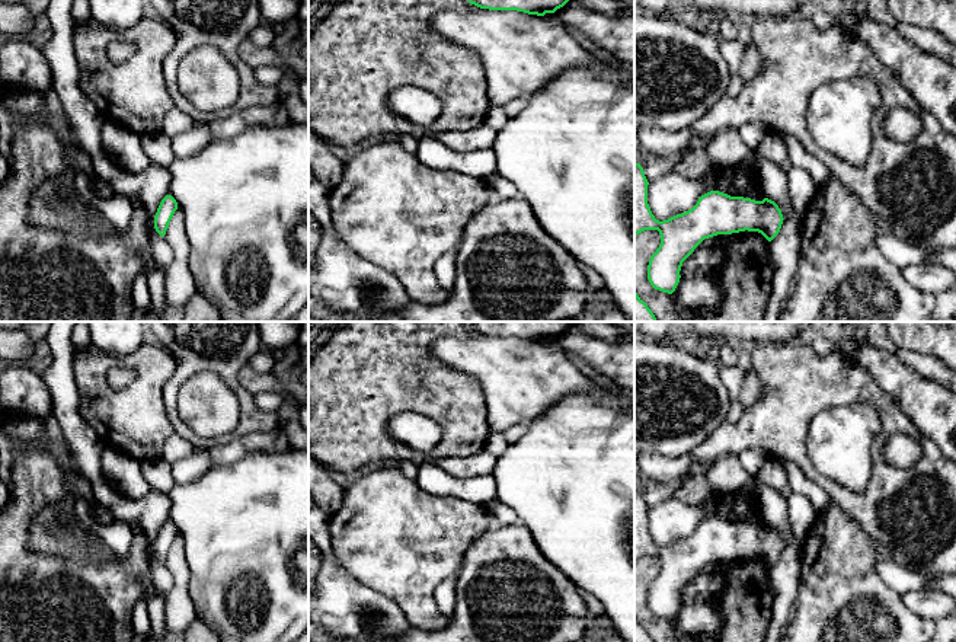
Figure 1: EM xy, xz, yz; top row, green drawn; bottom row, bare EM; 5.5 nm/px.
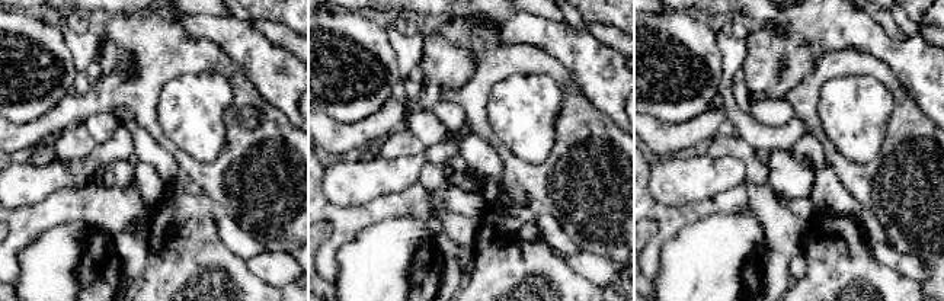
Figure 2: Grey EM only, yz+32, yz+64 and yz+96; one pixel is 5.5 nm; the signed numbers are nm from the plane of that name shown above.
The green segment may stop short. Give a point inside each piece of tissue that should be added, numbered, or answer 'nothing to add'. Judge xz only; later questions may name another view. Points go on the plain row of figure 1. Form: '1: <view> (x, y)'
nothing to add

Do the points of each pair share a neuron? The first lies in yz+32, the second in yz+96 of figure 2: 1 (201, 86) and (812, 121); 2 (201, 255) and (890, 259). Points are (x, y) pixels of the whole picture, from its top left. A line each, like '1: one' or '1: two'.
1: two
2: two

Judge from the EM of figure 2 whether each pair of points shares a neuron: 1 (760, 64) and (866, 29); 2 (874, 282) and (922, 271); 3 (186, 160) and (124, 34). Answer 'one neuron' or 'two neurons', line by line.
1: one neuron
2: two neurons
3: one neuron

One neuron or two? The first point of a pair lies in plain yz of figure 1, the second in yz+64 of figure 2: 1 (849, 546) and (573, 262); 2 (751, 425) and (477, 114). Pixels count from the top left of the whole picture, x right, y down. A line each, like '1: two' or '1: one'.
1: two
2: one

